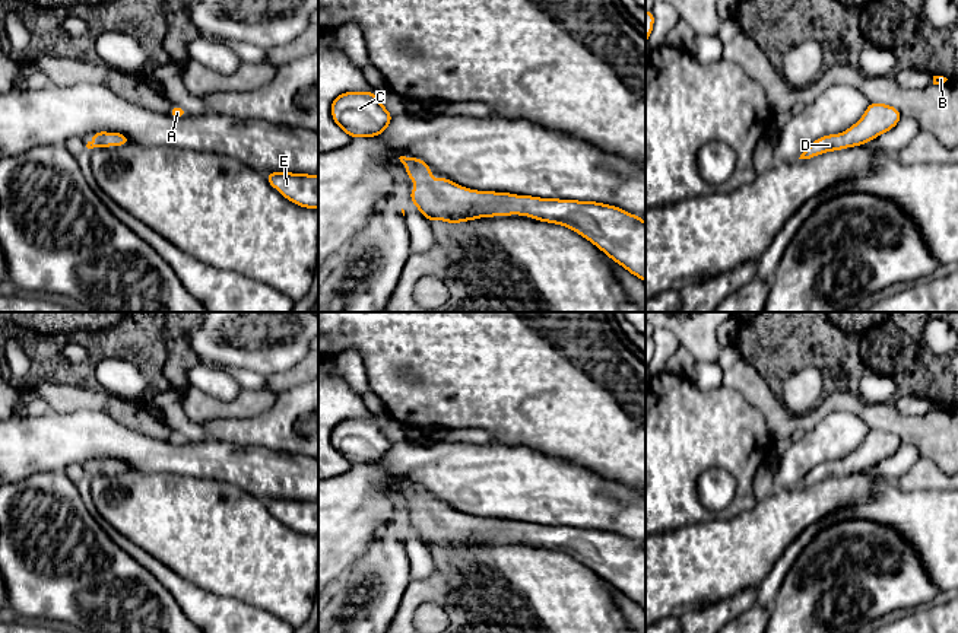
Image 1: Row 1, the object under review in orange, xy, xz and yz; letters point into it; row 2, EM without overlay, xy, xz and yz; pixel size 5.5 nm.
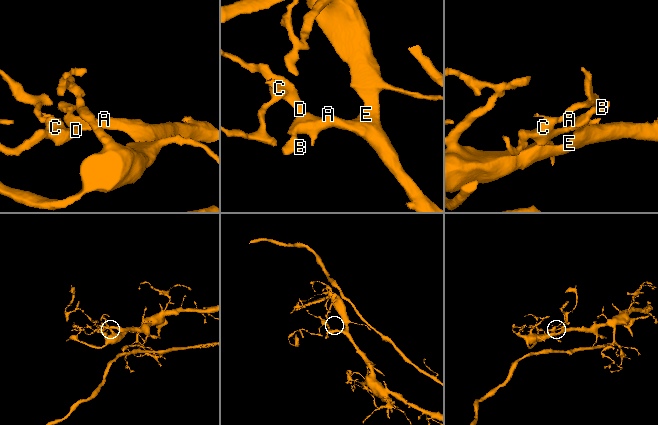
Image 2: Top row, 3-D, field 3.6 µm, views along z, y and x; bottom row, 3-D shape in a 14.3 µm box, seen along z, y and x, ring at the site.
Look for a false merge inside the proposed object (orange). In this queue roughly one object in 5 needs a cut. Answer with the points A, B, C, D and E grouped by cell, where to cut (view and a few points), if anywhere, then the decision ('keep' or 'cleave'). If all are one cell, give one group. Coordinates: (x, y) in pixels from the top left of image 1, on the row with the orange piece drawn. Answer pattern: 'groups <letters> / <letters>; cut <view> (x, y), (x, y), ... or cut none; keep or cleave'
groups A B C D E; cut none; keep

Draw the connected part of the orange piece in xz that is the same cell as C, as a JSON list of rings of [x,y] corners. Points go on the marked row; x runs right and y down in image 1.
[[[345,92],[332,101],[333,121],[352,139],[377,137],[386,131],[393,115],[374,92]]]

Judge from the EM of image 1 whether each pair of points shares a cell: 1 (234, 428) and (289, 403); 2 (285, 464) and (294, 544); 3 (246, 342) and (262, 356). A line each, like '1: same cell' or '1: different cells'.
1: same cell
2: different cells
3: same cell

